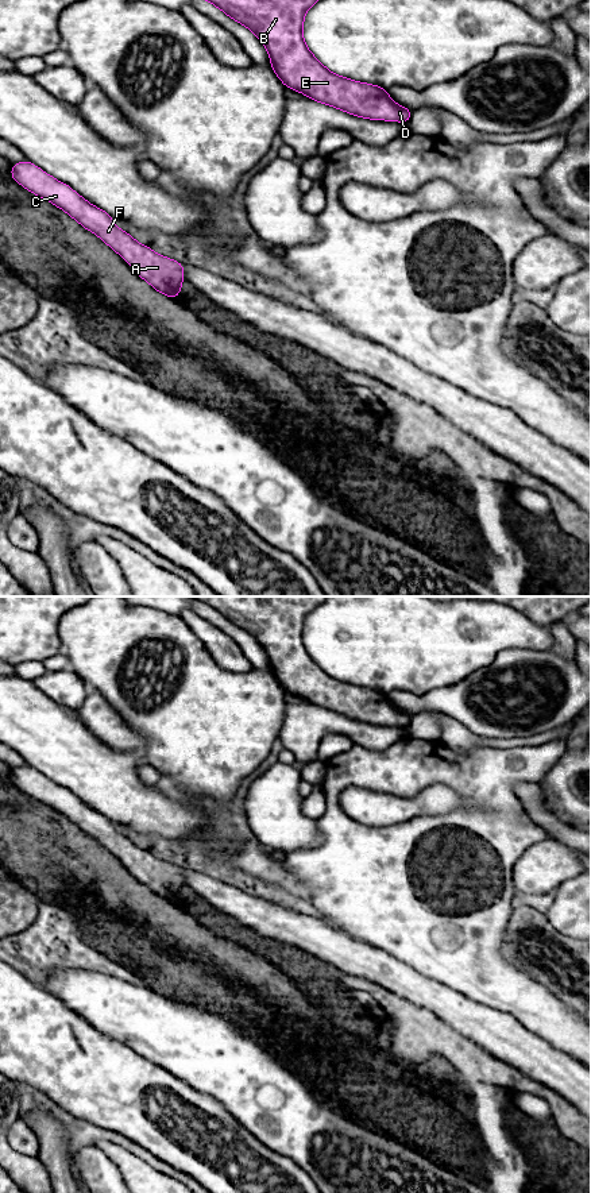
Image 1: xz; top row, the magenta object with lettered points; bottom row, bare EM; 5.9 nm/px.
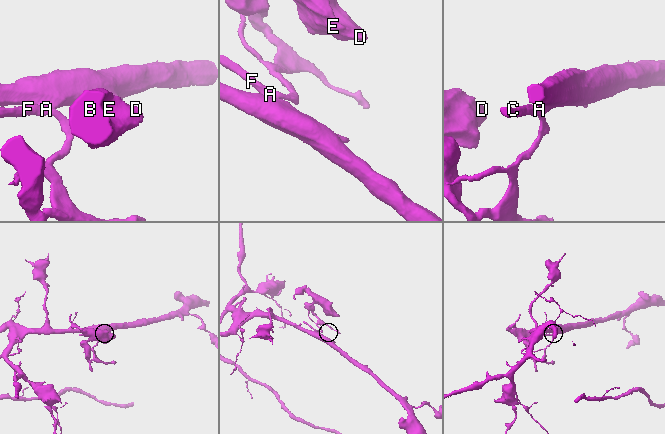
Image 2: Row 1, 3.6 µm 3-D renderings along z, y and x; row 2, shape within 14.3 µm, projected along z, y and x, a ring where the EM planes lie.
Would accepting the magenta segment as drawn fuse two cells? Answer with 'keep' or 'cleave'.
keep

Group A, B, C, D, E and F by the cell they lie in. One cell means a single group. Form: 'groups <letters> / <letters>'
groups A B C D E F

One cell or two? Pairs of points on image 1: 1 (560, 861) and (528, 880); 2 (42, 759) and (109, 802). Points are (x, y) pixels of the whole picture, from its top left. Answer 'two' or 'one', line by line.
1: one
2: one

